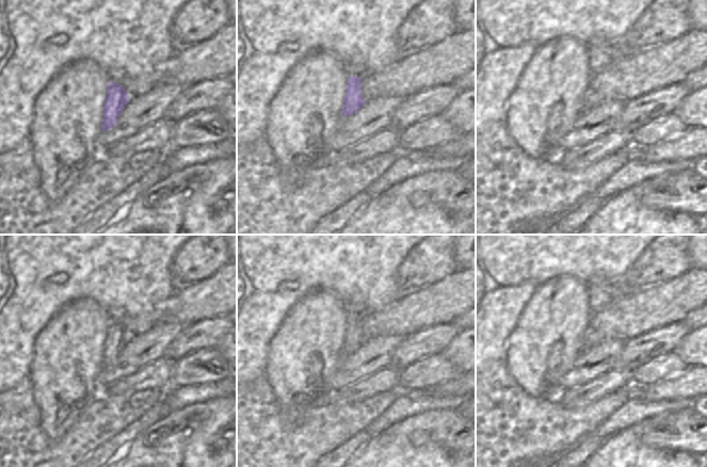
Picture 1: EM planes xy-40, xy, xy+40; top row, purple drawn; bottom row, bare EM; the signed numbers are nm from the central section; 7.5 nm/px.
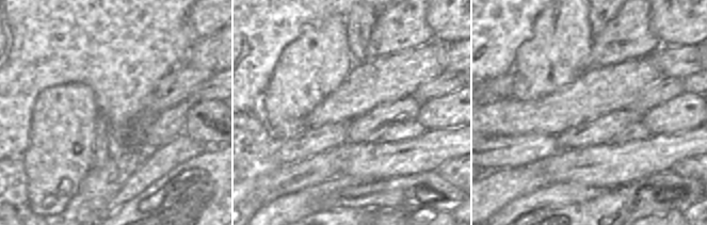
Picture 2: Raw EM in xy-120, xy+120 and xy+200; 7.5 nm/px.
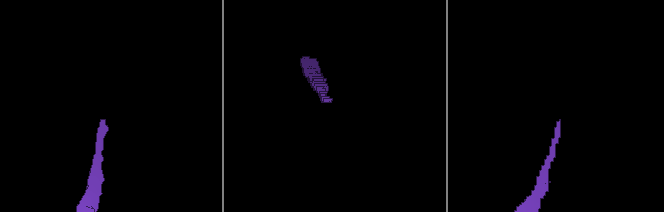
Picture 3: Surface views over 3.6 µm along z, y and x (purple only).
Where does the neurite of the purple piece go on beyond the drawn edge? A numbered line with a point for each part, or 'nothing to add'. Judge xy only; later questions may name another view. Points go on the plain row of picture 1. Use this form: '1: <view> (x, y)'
1: xy (355, 308).

